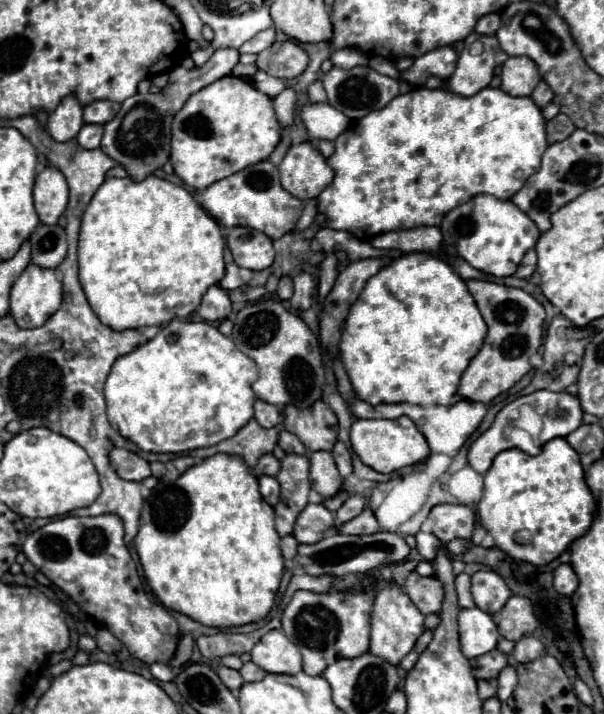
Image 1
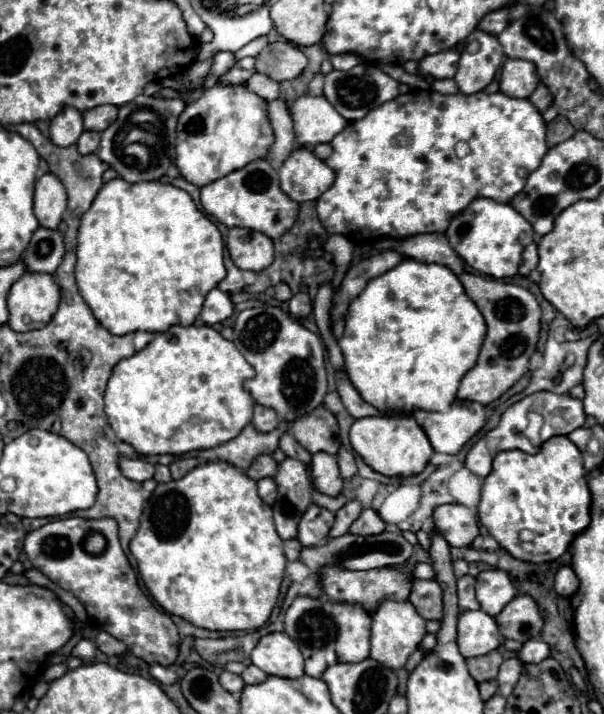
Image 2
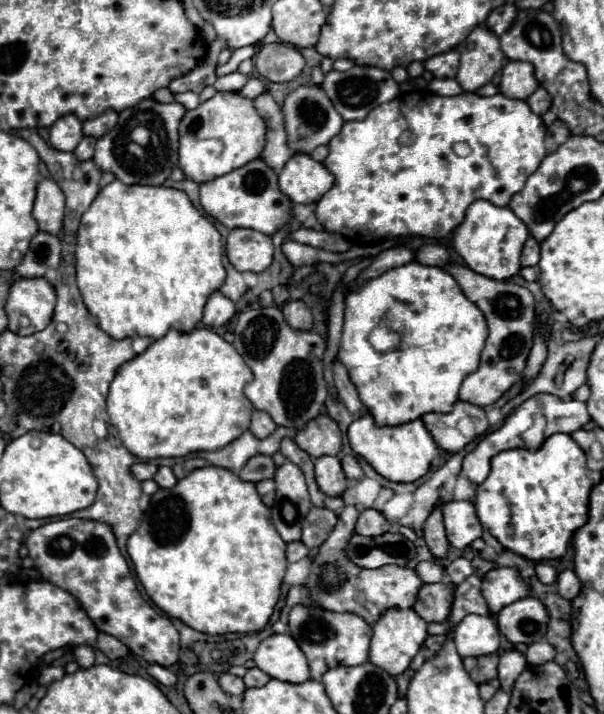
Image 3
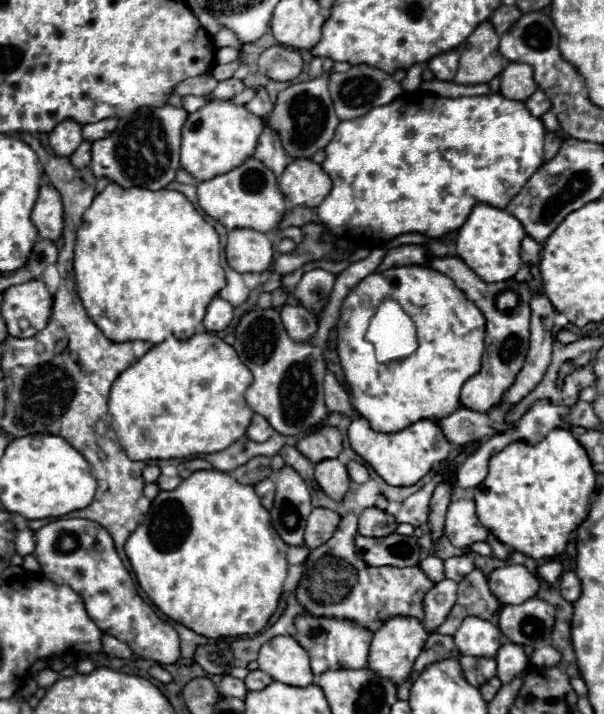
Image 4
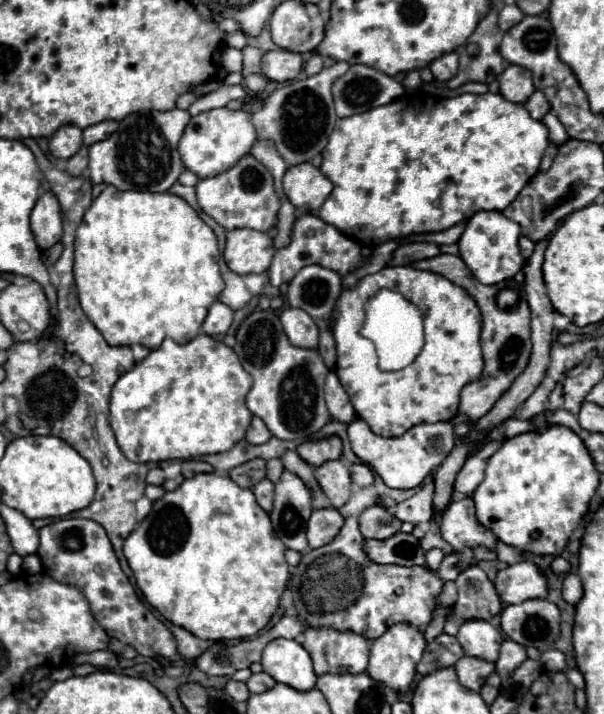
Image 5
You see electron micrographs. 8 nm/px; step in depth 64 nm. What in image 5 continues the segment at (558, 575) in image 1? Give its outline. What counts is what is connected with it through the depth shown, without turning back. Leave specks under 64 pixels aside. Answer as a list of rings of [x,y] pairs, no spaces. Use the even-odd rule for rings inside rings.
[[[572,572],[566,574],[564,586],[562,586],[562,598],[564,598],[568,604],[576,606],[576,604],[580,602],[582,596],[584,596],[584,588],[582,588],[580,578],[578,578],[576,574],[572,574]]]

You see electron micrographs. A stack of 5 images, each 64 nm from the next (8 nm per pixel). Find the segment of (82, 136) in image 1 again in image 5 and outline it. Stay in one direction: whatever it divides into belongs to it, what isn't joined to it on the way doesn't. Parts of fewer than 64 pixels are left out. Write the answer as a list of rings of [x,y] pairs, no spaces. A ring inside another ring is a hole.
[[[82,146],[82,148],[78,150],[78,154],[74,154],[74,156],[66,162],[66,172],[68,172],[70,176],[80,176],[80,174],[86,170],[86,166],[88,166],[88,148]]]

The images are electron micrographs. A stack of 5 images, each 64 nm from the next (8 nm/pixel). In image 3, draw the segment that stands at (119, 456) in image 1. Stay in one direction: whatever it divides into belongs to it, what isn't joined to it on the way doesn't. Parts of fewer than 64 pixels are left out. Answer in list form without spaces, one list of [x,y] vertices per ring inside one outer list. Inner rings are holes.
[[[140,462],[140,464],[134,464],[132,466],[132,474],[138,478],[138,480],[152,480],[154,474],[158,472],[158,466],[154,464],[148,464],[148,462]]]

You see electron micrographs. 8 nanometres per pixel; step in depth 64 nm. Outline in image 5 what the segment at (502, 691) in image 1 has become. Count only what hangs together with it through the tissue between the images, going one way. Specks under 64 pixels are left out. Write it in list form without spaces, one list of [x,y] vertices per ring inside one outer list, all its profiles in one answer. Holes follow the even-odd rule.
[[[504,640],[500,646],[500,658],[496,660],[496,672],[500,676],[508,676],[512,670],[516,670],[516,666],[520,666],[520,662],[524,662],[524,658],[528,658],[524,646],[512,640]]]

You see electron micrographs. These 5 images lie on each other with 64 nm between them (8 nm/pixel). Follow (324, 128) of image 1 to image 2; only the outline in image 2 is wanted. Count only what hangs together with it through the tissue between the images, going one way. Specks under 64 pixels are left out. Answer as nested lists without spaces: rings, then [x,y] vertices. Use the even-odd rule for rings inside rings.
[[[308,92],[290,104],[290,116],[294,120],[296,140],[302,148],[330,142],[348,124],[324,96],[312,96]]]

